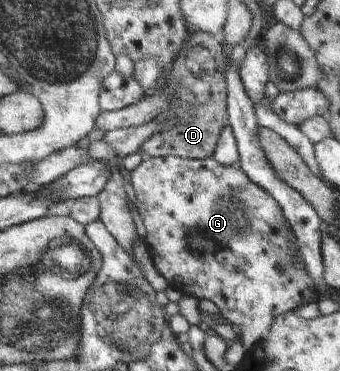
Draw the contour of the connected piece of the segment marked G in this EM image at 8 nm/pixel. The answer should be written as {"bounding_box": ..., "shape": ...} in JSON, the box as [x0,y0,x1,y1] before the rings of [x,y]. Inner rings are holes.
{"bounding_box":[129,156,318,352],"shape":[[[167,156],[165,158],[149,157],[147,160],[142,160],[137,168],[130,171],[129,182],[134,190],[135,198],[137,198],[136,211],[142,220],[145,230],[145,236],[142,240],[146,246],[151,264],[165,278],[167,285],[175,288],[181,295],[192,296],[198,301],[209,300],[209,302],[213,302],[219,309],[220,317],[225,318],[227,323],[236,330],[237,340],[241,342],[241,345],[247,352],[253,350],[259,344],[259,340],[269,332],[269,326],[271,326],[271,322],[275,320],[276,316],[293,311],[294,307],[304,305],[310,300],[315,302],[318,299],[317,292],[313,290],[313,282],[309,280],[309,276],[307,276],[307,272],[303,268],[301,256],[298,256],[297,251],[295,251],[295,256],[293,256],[291,242],[285,240],[285,236],[292,234],[292,231],[285,228],[285,216],[283,216],[281,208],[271,198],[270,194],[267,194],[263,188],[251,182],[243,174],[243,170],[241,170],[239,164],[219,166],[212,157],[204,159],[182,159],[173,156]]]}

